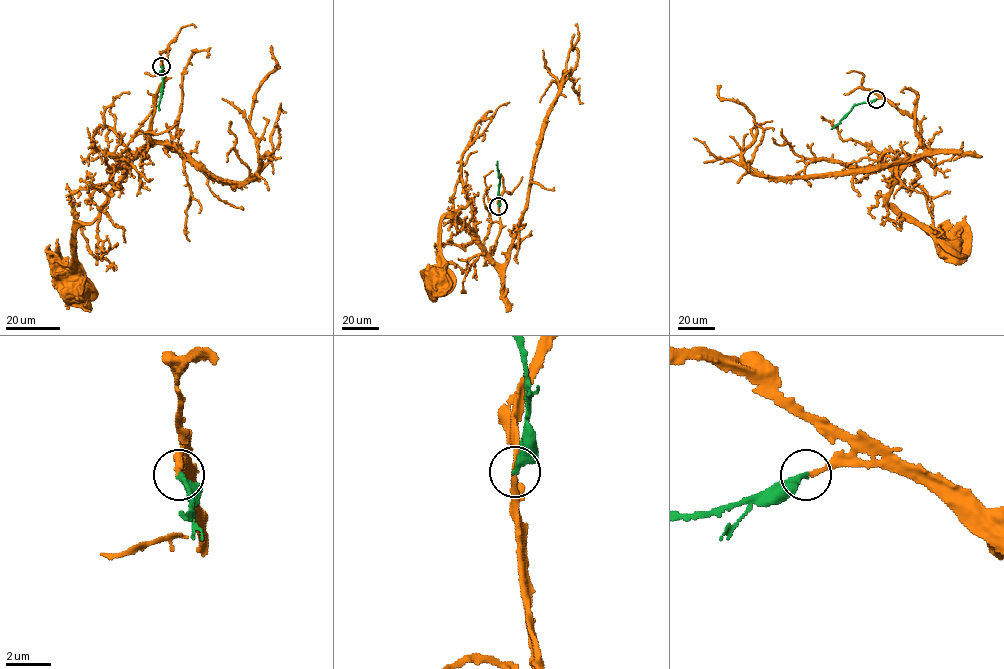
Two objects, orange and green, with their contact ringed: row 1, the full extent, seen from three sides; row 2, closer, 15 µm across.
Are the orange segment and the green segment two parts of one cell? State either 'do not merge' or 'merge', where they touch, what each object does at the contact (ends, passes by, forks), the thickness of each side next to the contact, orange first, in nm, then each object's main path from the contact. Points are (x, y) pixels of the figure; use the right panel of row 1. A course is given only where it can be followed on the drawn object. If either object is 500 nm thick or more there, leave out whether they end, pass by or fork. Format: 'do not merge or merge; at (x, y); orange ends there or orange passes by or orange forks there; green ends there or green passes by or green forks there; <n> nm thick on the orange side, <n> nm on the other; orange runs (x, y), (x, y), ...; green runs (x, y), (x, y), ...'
merge; at (876, 99); orange ends there; green ends there; 200 nm thick on the orange side, 320 nm on the other; orange runs (876, 99), (886, 98), (916, 121), (928, 151), (900, 175), (888, 205), (953, 250); green runs (876, 99), (855, 104), (831, 129)

